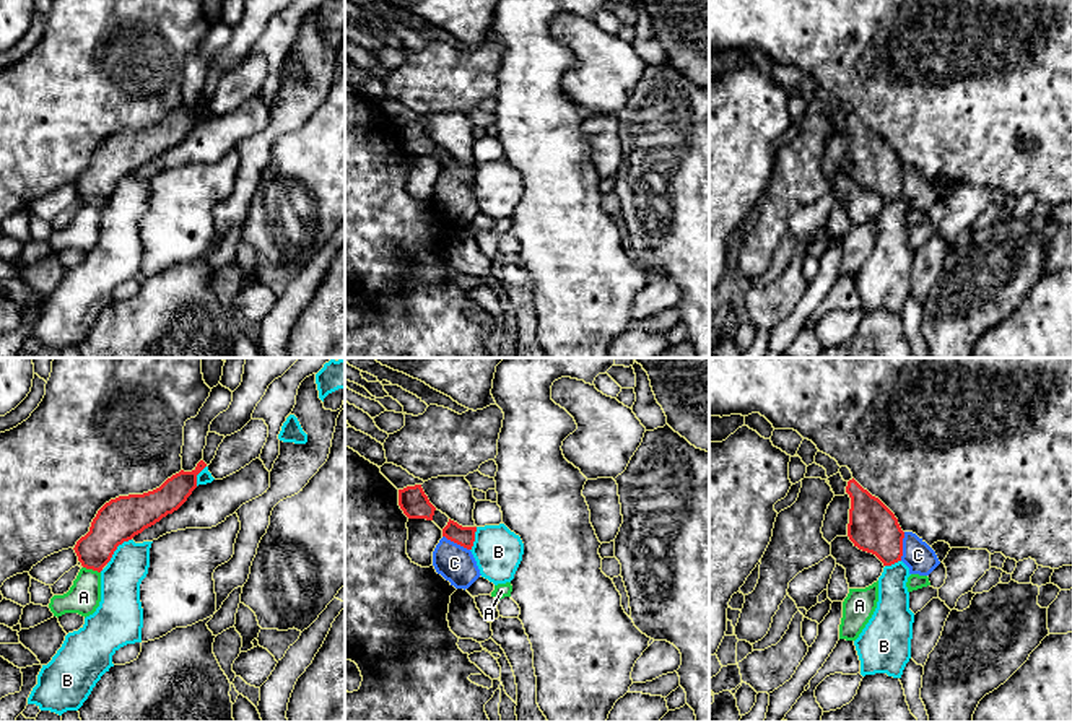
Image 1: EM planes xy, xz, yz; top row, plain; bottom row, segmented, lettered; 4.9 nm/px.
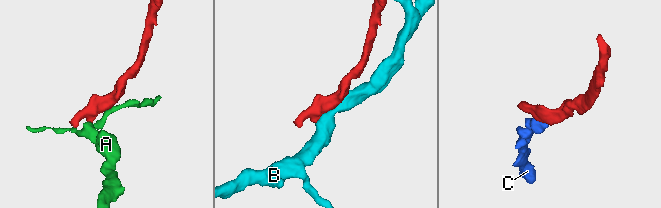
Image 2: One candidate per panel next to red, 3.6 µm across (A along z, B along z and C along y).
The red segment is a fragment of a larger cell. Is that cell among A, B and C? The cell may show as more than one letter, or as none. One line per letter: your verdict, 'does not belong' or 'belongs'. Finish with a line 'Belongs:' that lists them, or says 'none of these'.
A: does not belong
B: does not belong
C: belongs
Belongs: C

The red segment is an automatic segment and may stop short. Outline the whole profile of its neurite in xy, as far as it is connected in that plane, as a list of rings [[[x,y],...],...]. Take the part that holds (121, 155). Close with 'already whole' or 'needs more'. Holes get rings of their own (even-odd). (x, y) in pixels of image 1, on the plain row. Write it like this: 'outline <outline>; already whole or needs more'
outline [[[203,96],[192,107],[181,106],[159,124],[119,132],[106,138],[91,158],[89,167],[75,180],[83,203],[101,208],[114,187],[168,150],[177,146],[197,124],[197,111],[207,102]]]; already whole

